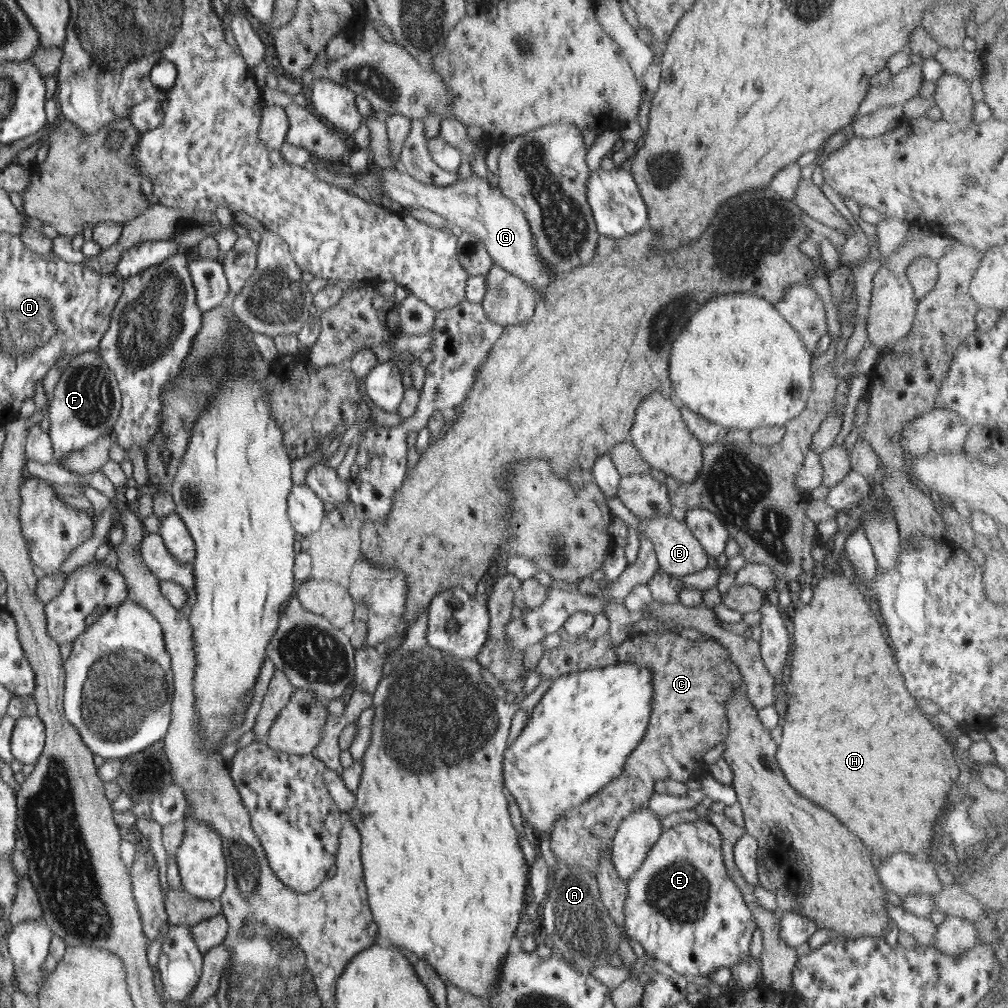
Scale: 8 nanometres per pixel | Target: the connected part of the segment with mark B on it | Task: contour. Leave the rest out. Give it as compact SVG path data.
M671 515L653 516L652 518L638 517L641 521L638 524L638 533L640 537L646 537L651 540L655 546L659 568L665 570L669 575L679 577L700 572L708 567L708 554L687 524L678 521Z

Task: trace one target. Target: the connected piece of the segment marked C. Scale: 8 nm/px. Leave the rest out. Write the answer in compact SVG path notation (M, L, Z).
M650 631L649 633L642 634L630 634L622 644L614 642L608 635L597 639L585 639L584 637L579 637L579 639L571 638L570 640L562 640L561 645L558 648L552 650L543 650L541 655L541 660L539 661L538 667L535 672L538 673L543 680L554 680L563 676L566 673L574 673L581 671L582 669L600 669L605 668L606 666L622 666L622 664L634 664L634 666L644 666L648 667L652 672L652 690L654 690L654 695L652 695L652 715L650 715L650 721L648 721L648 729L646 729L645 735L642 737L642 740L638 743L638 746L626 757L625 768L622 769L622 774L618 778L614 778L614 781L610 782L609 785L604 787L600 793L595 794L593 798L589 798L587 801L584 801L582 804L579 804L575 808L570 808L565 810L565 813L561 817L558 817L553 822L553 829L551 830L550 835L550 847L552 852L555 854L555 858L558 861L564 861L567 865L574 866L575 864L580 864L586 870L589 870L593 875L597 874L597 868L599 865L599 860L601 854L610 848L612 843L612 838L614 838L617 828L620 826L620 823L624 818L629 817L635 810L645 809L648 806L648 802L654 793L655 785L658 781L663 781L664 779L672 779L674 781L686 784L692 778L697 778L705 774L708 770L708 764L704 761L704 754L708 752L711 748L714 748L720 742L724 742L728 734L728 722L726 722L726 706L727 700L732 697L732 693L736 689L744 690L744 680L742 680L742 674L740 674L736 664L732 662L731 657L729 656L728 650L724 646L720 645L717 640L714 640L709 637L708 640L690 640L688 638L682 637L677 631L675 632L660 632L660 631Z

